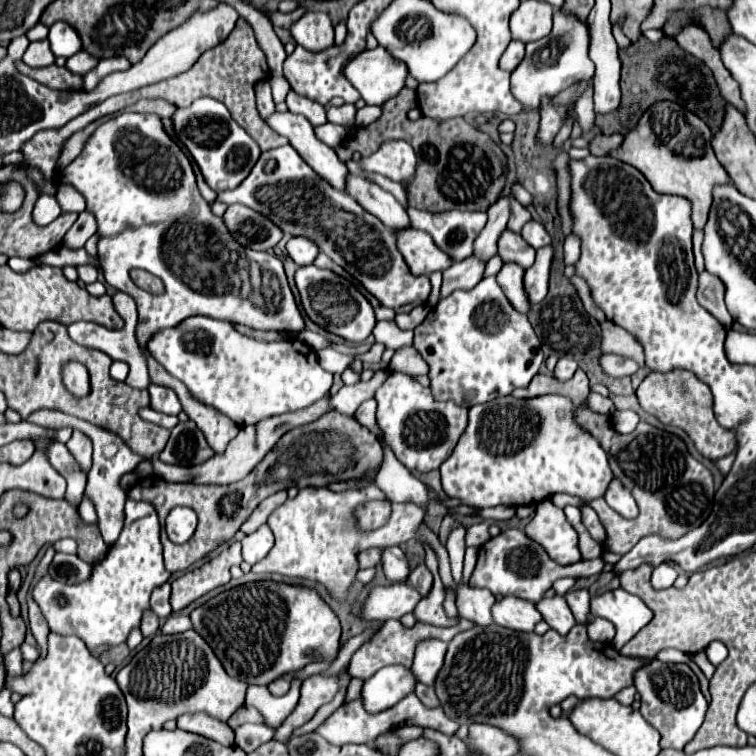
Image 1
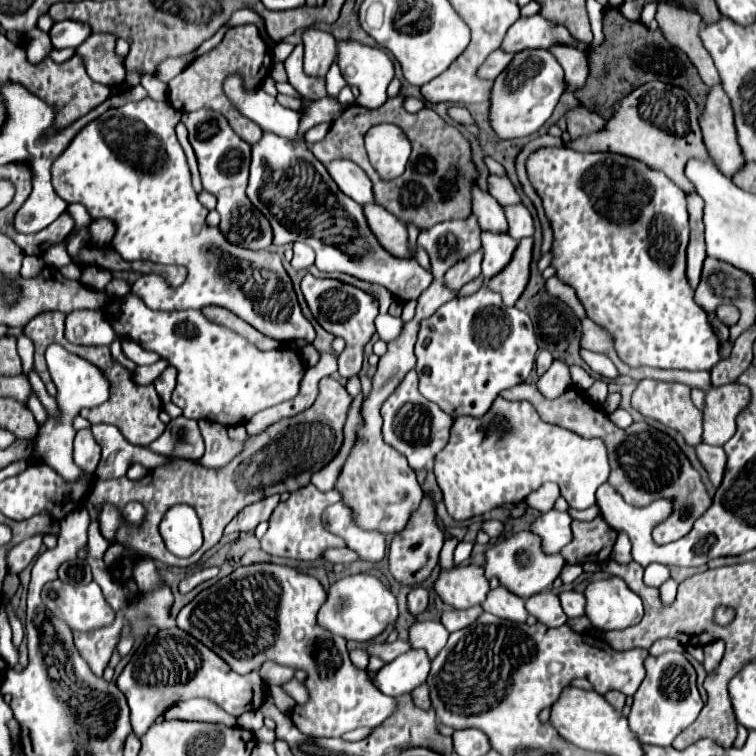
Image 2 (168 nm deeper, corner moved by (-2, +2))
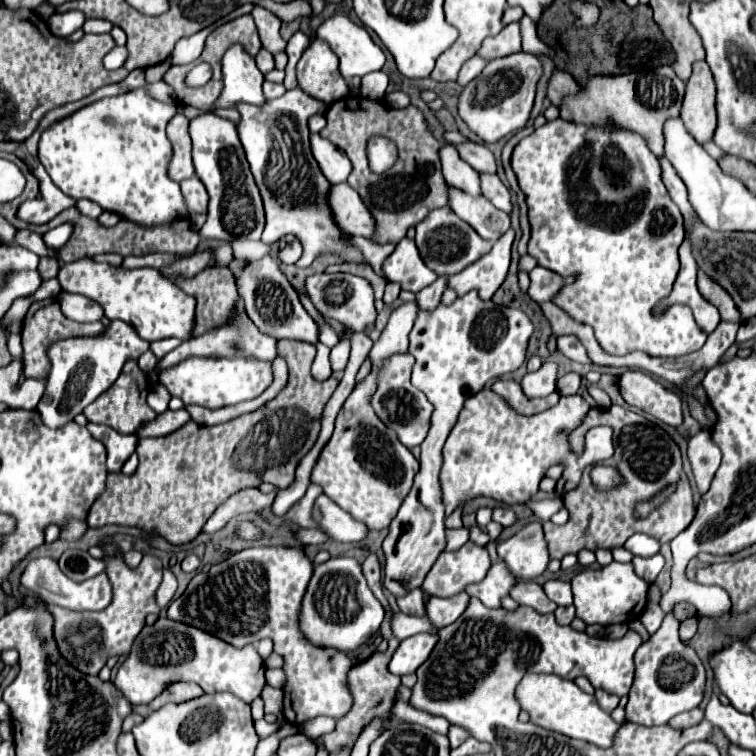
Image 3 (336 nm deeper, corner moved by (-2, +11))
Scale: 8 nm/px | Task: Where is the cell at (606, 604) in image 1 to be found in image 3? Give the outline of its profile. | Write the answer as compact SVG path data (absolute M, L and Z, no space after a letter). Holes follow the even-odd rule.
M612 562L600 570L586 568L572 580L572 592L574 592L574 606L576 616L582 618L586 624L600 624L610 626L618 622L634 622L640 618L648 604L648 582L644 582L640 576L636 576L632 562Z

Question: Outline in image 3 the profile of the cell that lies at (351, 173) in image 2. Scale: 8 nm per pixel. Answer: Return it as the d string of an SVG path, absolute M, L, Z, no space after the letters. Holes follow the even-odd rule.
M312 134L310 142L312 142L312 154L318 160L324 176L332 184L346 182L352 172L350 158L340 148L336 148L330 140L324 140L320 134Z

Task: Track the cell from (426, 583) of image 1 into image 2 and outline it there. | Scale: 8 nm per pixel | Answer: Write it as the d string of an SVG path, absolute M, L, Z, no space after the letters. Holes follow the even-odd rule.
M412 587L408 593L408 611L416 617L420 615L428 605L428 591L424 587Z

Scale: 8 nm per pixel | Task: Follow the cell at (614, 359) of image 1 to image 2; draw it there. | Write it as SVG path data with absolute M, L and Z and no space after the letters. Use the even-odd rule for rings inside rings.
M582 349L582 351L580 351L580 357L584 359L584 363L586 363L596 375L600 375L600 377L604 377L604 379L614 379L614 377L618 377L618 371L616 371L614 363L612 363L606 355L600 355L600 353L592 353L592 351Z

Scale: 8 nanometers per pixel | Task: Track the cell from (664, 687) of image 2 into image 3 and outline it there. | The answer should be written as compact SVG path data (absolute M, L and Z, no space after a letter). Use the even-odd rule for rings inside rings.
M666 614L660 630L636 650L636 676L628 694L630 700L626 704L626 722L640 726L662 726L676 714L692 710L702 702L706 682L704 666L694 648L678 638L678 626L680 620L674 614Z

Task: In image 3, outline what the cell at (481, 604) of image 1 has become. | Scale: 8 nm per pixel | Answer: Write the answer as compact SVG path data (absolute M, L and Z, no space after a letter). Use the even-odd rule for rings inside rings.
M474 542L464 544L456 552L444 552L440 560L428 572L422 590L430 596L456 596L466 590L468 584L476 584L486 578L490 570L488 550Z

